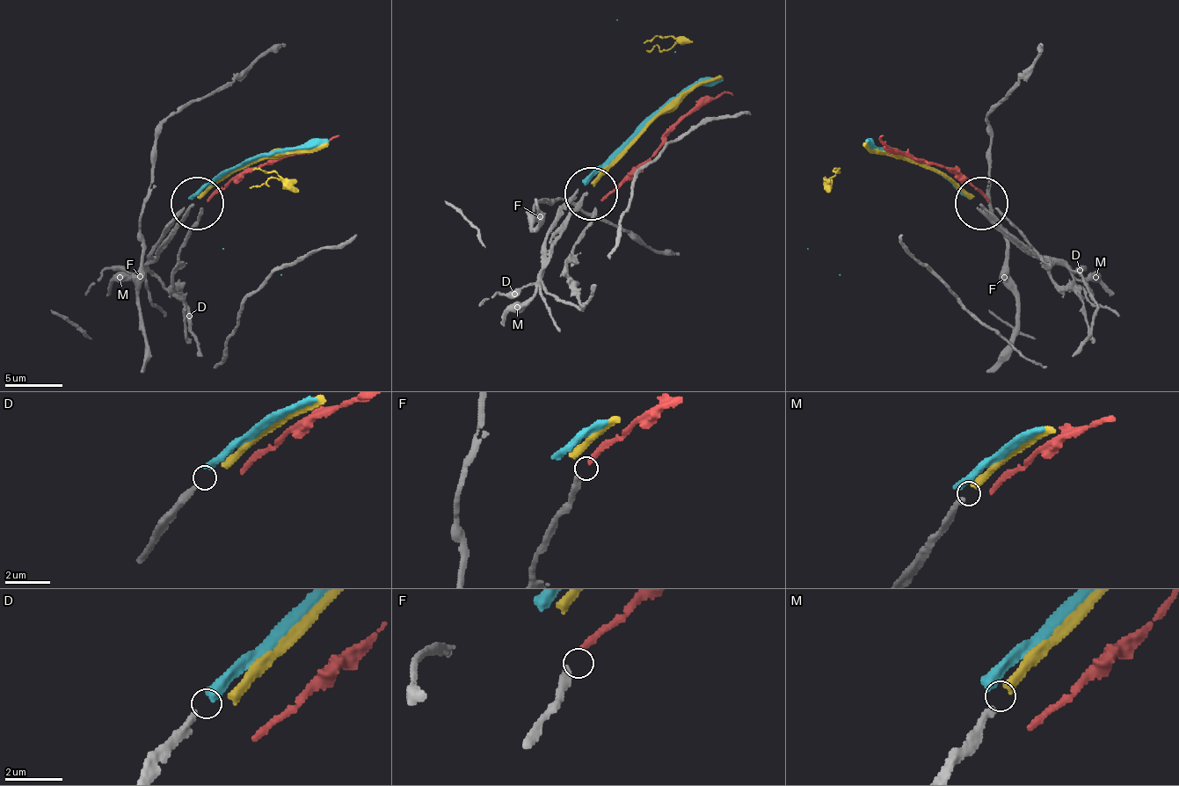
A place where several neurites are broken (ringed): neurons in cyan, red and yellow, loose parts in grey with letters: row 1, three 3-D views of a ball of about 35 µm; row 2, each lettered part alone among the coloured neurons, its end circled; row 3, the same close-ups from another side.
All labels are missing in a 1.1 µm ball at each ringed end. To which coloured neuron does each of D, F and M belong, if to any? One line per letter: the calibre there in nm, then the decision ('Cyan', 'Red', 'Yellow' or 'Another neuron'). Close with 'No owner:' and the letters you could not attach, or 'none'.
D: Thickness 240 nm. Cyan
F: Thickness 240 nm. Red
M: Thickness 240 nm. Yellow
No owner: none

